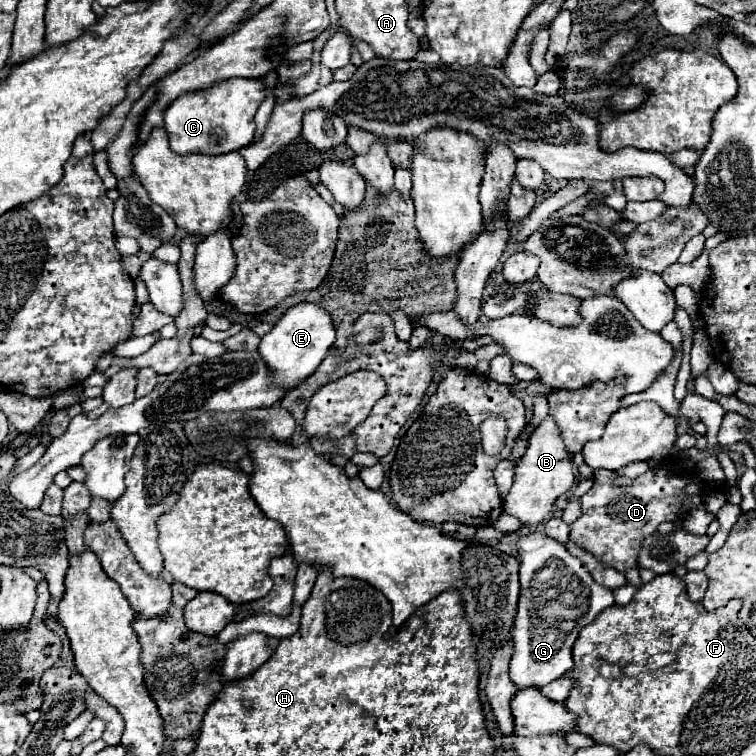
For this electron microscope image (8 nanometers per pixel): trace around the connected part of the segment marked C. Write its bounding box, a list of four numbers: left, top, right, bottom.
[163,79,265,155]

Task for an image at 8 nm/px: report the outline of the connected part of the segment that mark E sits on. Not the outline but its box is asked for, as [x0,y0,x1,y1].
[259,303,335,387]

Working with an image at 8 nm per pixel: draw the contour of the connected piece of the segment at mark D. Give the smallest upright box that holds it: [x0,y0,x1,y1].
[569,467,705,573]

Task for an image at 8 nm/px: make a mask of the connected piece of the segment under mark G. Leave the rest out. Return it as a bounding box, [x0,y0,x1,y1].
[509,533,615,689]

